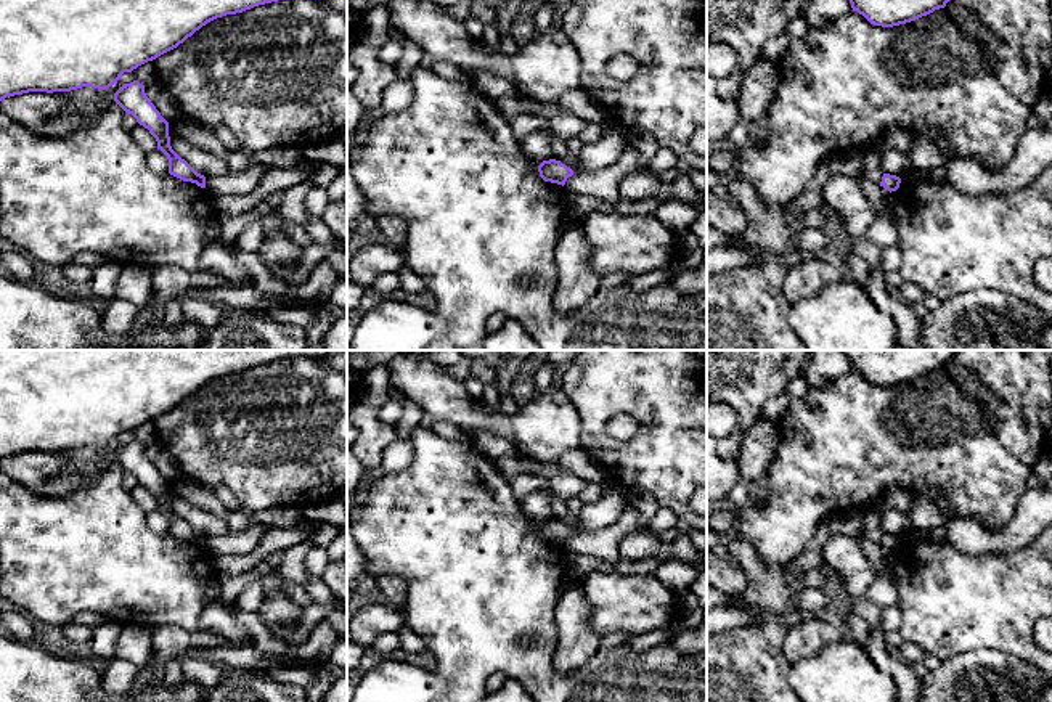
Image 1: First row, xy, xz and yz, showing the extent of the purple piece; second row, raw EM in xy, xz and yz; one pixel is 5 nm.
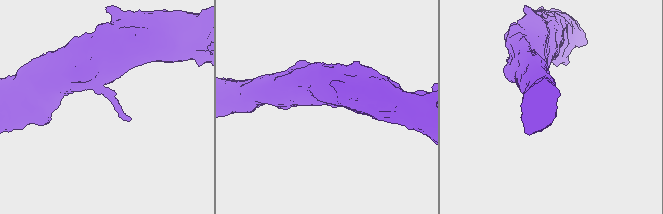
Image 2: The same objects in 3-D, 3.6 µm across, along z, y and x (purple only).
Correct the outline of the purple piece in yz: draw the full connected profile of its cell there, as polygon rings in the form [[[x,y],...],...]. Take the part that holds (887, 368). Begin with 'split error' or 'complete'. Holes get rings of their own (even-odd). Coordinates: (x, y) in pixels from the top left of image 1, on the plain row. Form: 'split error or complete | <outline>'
complete | [[[842,350],[871,384],[893,387],[944,368],[957,350]]]

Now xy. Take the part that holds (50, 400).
complete | [[[0,350],[0,461],[29,451],[108,450],[124,432],[177,408],[207,382],[259,365],[339,350]]]

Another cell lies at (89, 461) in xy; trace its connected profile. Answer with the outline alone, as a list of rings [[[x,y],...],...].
[[[124,432],[120,439],[111,445],[108,450],[98,450],[92,447],[82,447],[77,450],[64,451],[69,463],[74,466],[77,472],[82,474],[82,487],[88,487],[93,484],[95,477],[116,466],[114,453],[125,443],[133,442],[132,432]]]

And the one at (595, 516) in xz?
[[[607,487],[602,496],[594,503],[585,503],[577,512],[577,527],[573,535],[588,535],[602,530],[618,520],[628,496],[614,487]]]

